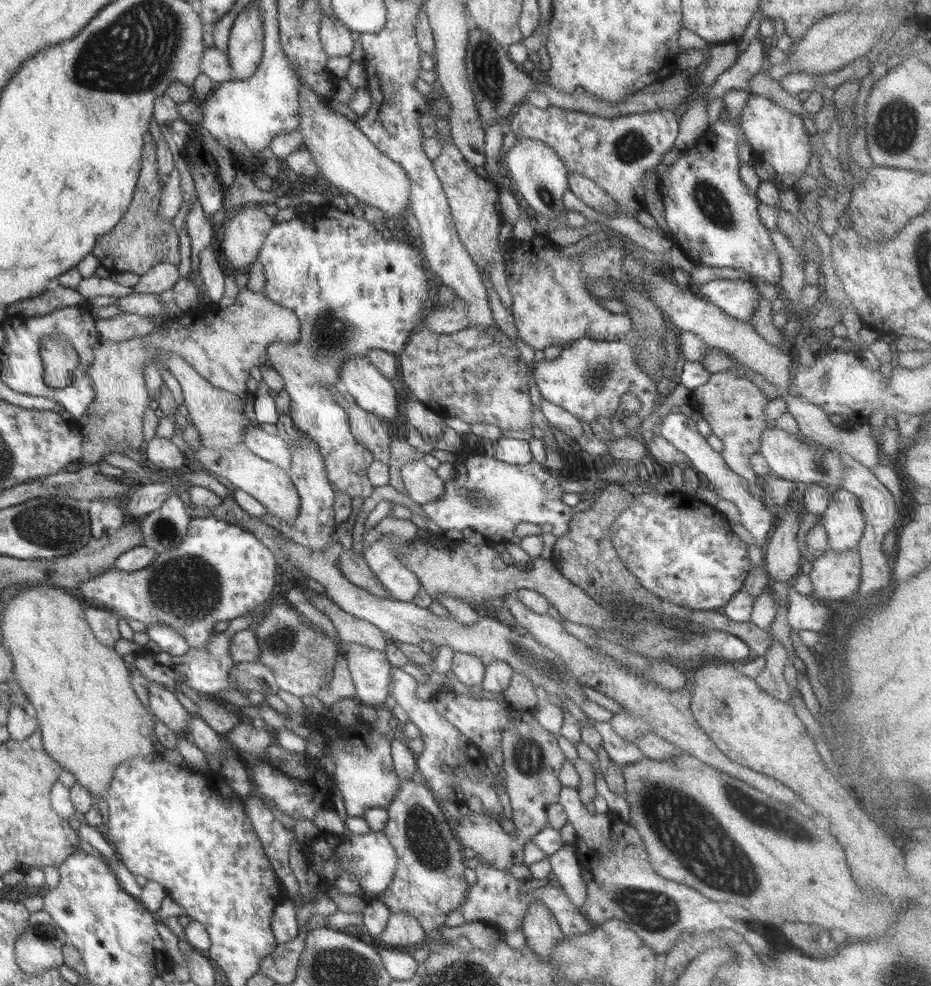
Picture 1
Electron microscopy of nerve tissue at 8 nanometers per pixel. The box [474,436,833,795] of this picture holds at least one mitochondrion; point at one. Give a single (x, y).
(529, 757)

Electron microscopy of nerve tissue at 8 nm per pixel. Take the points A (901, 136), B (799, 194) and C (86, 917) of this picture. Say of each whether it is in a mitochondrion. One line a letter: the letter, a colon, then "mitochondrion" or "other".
A: mitochondrion
B: other
C: other

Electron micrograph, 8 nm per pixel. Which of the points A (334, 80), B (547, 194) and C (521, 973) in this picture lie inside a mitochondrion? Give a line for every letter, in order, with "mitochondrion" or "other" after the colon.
A: other
B: mitochondrion
C: other

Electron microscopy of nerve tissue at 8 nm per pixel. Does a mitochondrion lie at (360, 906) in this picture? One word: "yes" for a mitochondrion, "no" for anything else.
no

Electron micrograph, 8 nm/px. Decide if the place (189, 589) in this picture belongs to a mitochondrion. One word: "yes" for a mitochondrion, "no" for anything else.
yes

